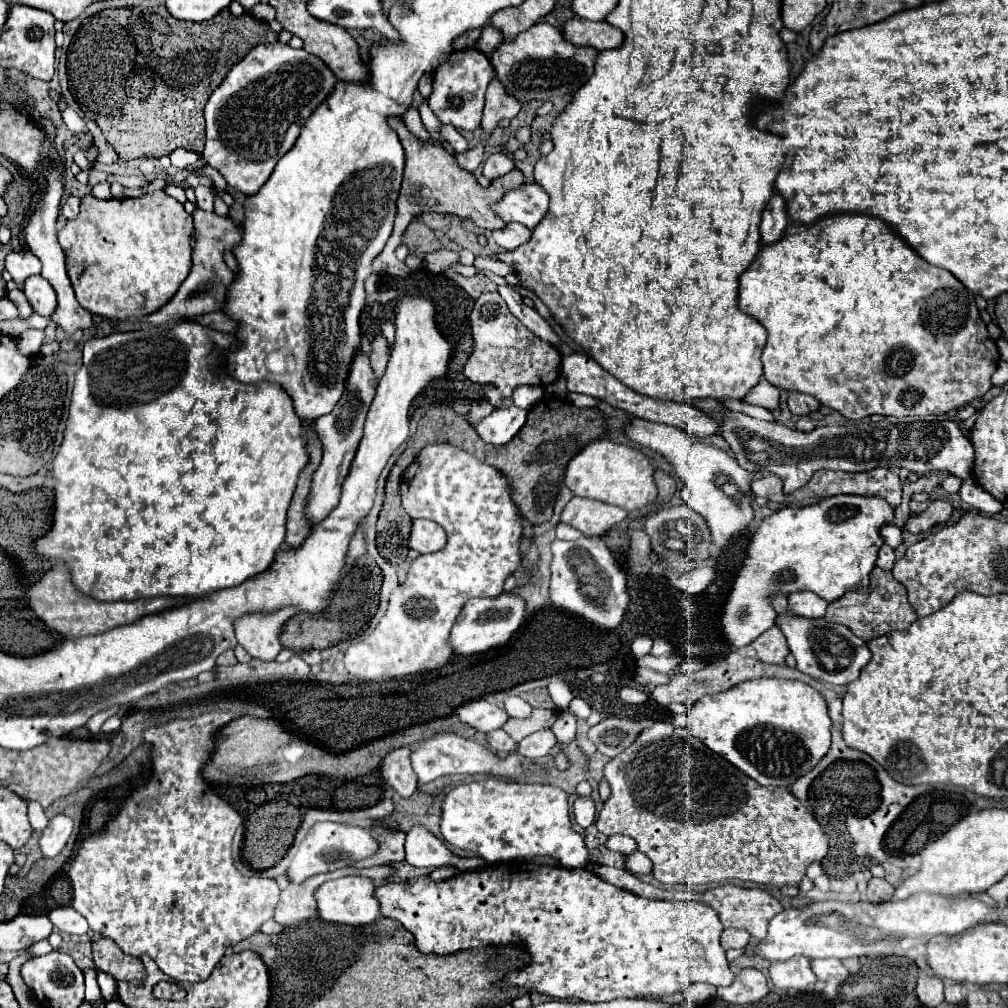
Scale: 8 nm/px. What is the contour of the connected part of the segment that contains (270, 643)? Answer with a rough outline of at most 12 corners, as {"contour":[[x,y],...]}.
{"contour":[[297,607],[241,615],[233,625],[251,657],[273,661]]}

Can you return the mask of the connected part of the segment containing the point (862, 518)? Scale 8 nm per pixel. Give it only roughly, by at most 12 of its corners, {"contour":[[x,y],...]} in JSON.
{"contour":[[881,497],[763,519],[719,611],[737,651],[773,627],[769,593],[827,603],[867,587],[893,521]]}

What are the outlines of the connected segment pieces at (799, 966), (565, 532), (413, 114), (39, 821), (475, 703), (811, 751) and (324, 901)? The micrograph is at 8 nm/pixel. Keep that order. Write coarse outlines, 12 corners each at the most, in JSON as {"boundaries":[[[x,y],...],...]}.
{"boundaries":[[[807,957],[769,967],[773,985],[803,991],[817,981]],[[559,523],[559,539],[579,539],[581,531],[571,525]],[[417,109],[403,115],[403,123],[417,139],[431,141]],[[29,803],[29,823],[37,833],[47,827],[39,803]],[[473,699],[455,711],[481,733],[501,729],[505,709]],[[751,679],[691,707],[691,733],[763,787],[831,745],[825,699]],[[347,875],[319,887],[327,923],[369,925],[375,883]]]}

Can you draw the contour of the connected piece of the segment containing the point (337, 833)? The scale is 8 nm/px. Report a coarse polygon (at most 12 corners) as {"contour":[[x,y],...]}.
{"contour":[[315,823],[287,869],[291,883],[377,851],[365,827]]}

